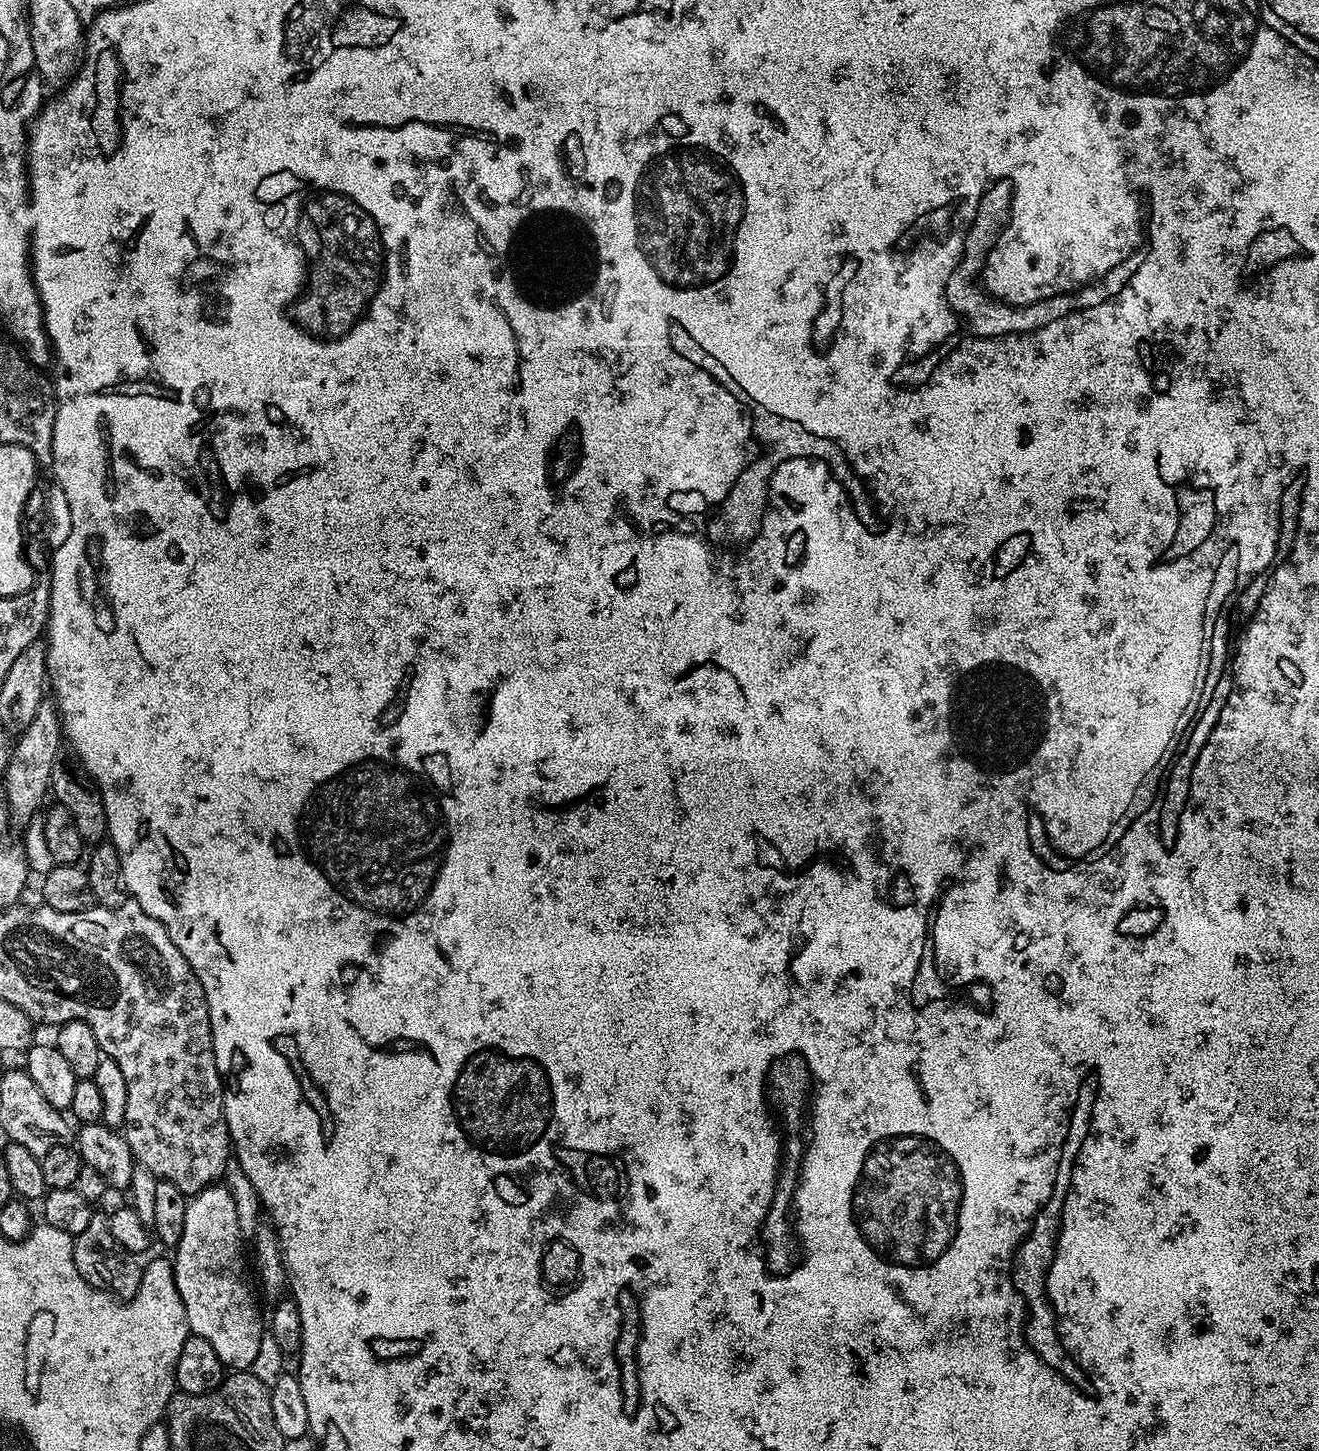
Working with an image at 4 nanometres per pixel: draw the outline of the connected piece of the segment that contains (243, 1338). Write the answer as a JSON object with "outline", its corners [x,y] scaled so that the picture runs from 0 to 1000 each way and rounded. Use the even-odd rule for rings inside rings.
{"outline":[[[160,816],[143,826],[138,853],[132,861],[133,888],[139,898],[143,919],[156,922],[173,944],[190,943],[200,924],[202,926],[202,910],[197,908],[195,888],[188,883],[190,868],[185,866],[185,857],[180,834],[172,817]]]}

